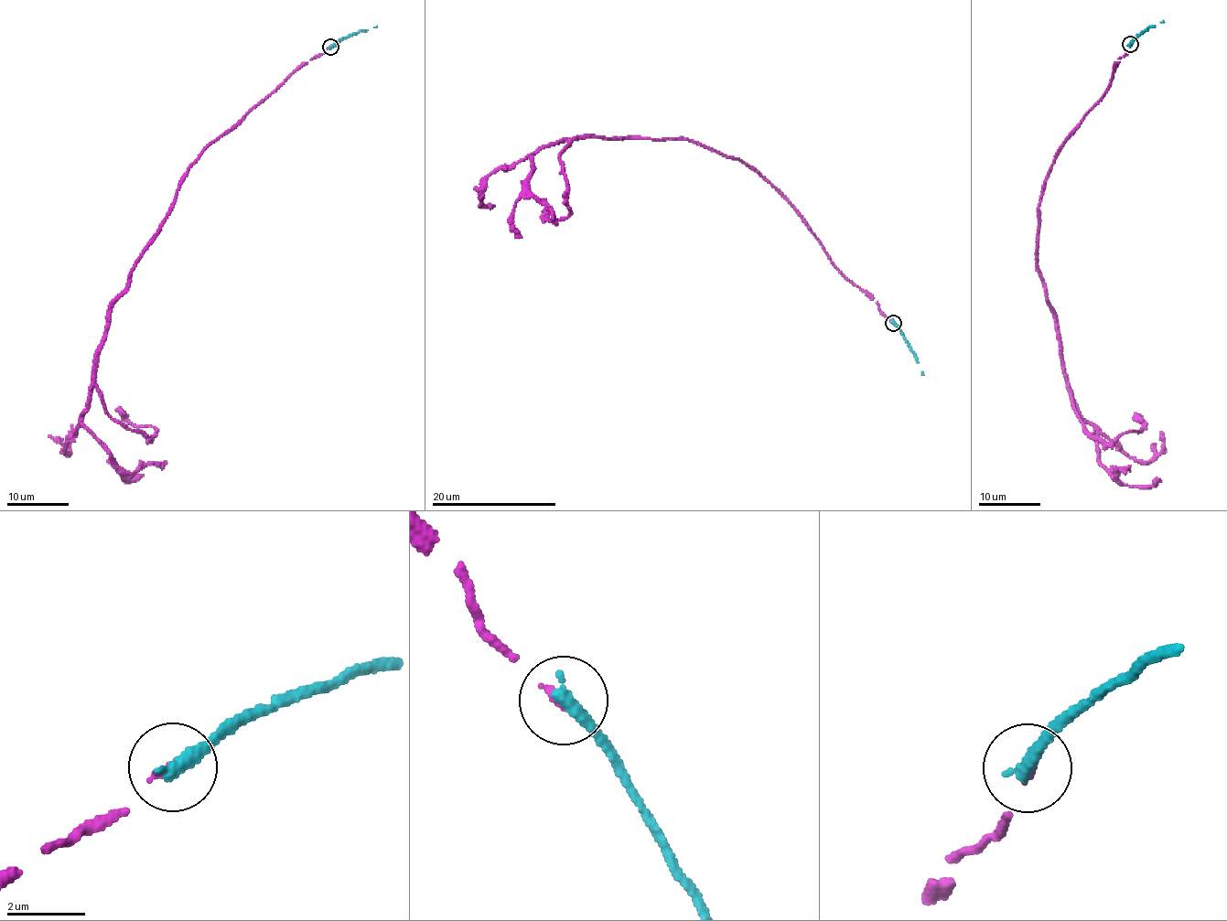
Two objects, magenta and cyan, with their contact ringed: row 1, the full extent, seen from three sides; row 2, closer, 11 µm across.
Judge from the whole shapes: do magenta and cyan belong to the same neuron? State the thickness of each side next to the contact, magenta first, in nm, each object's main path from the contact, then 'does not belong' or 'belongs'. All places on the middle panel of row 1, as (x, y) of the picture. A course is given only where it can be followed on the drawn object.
170/400 nm | magenta via (894, 323), (774, 187), (690, 140), (569, 138), (529, 155), (513, 213), (522, 238) | cyan via (894, 323), (914, 353), (923, 375) | belongs

